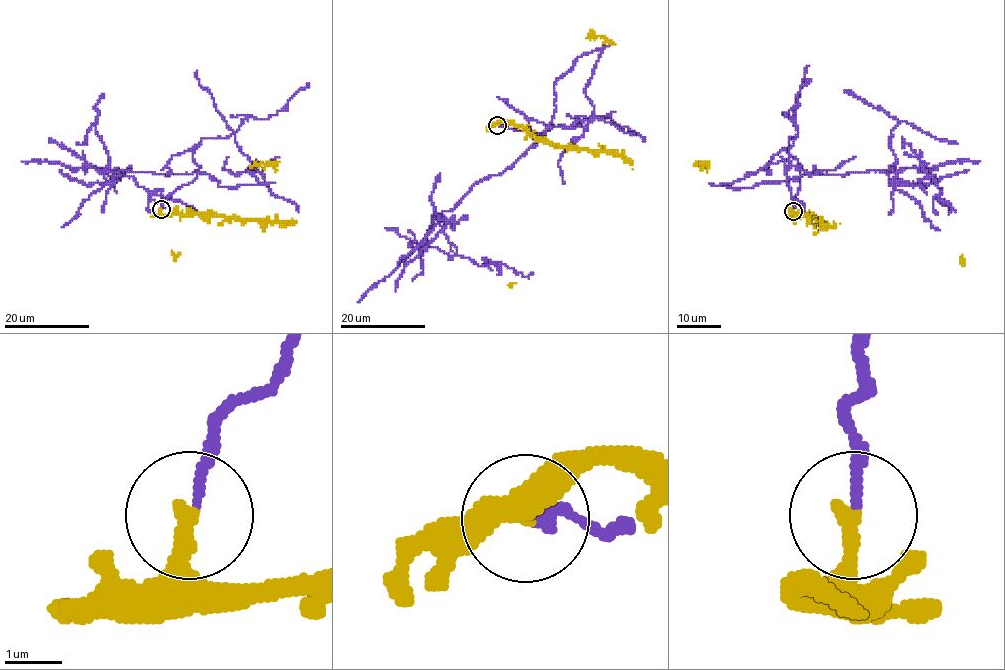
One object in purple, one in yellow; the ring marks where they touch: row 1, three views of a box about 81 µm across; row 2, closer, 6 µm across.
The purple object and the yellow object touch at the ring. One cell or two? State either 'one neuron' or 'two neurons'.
two neurons

